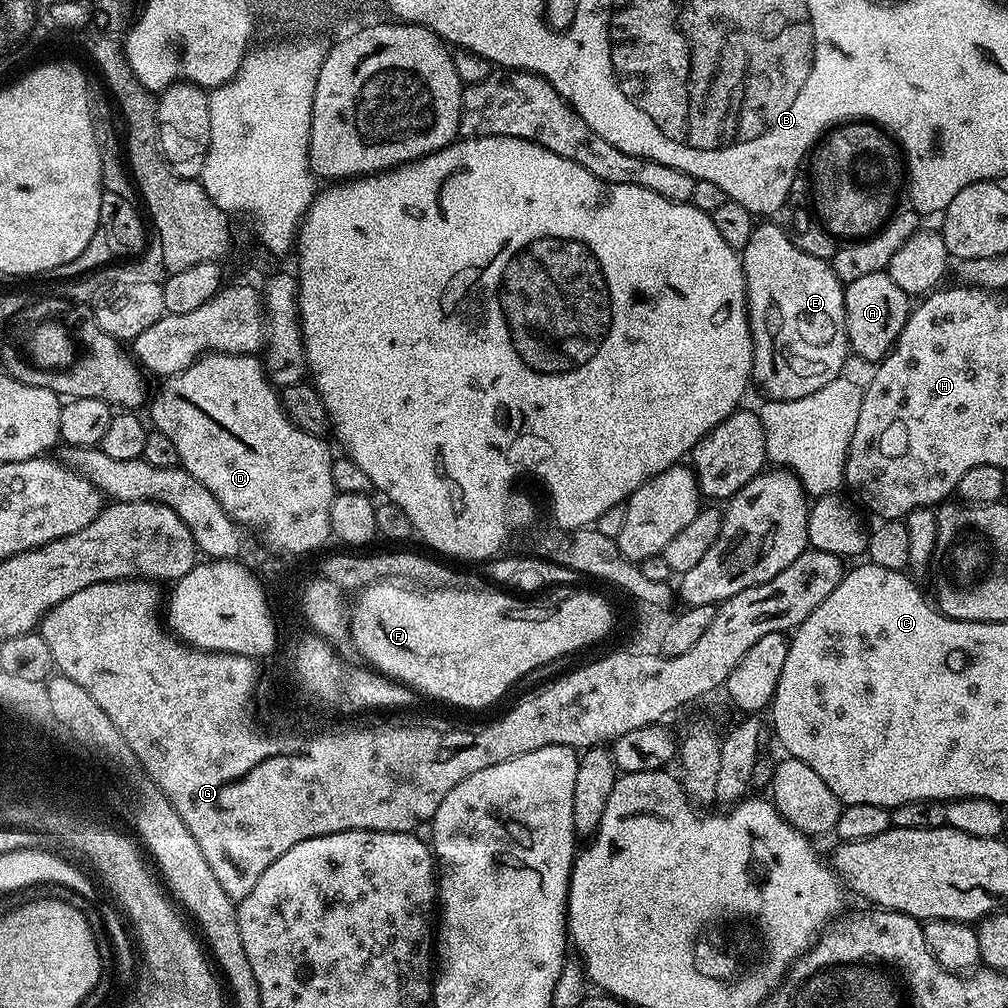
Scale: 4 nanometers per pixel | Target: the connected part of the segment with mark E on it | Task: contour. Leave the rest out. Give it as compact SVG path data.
M760 222L755 225L750 234L750 242L742 250L744 261L744 285L748 295L748 325L752 335L752 380L770 400L789 400L790 398L806 398L806 394L814 394L814 390L822 390L831 380L836 379L845 371L844 363L850 357L846 322L844 321L844 285L834 274L831 263L822 258L814 258L814 254L806 254L796 245L791 235L787 236L782 229L772 222Z

